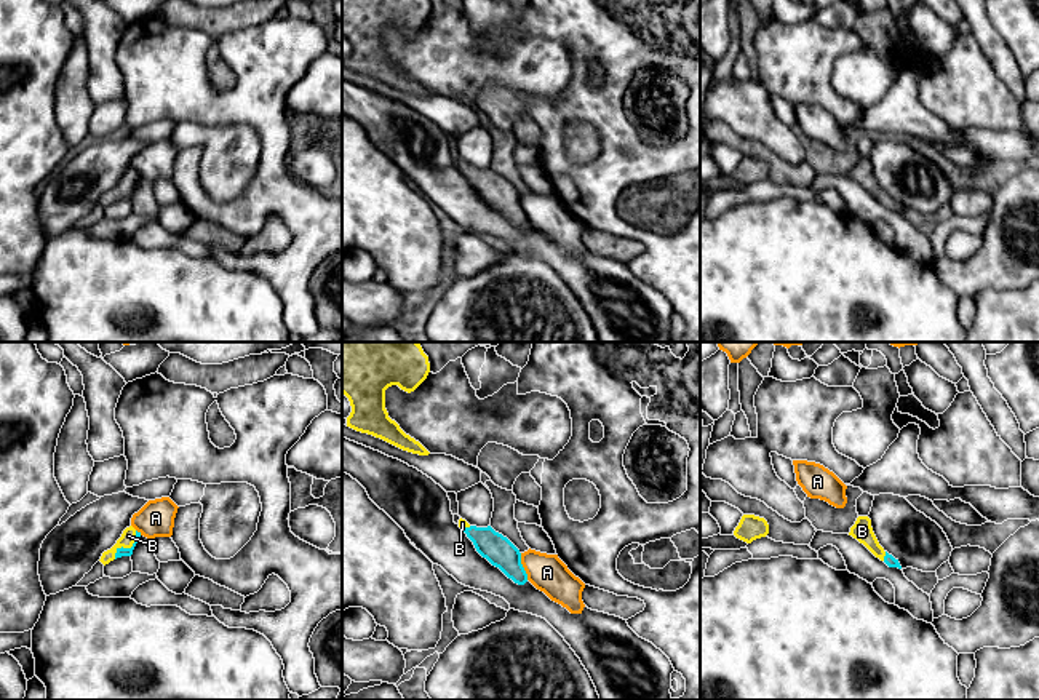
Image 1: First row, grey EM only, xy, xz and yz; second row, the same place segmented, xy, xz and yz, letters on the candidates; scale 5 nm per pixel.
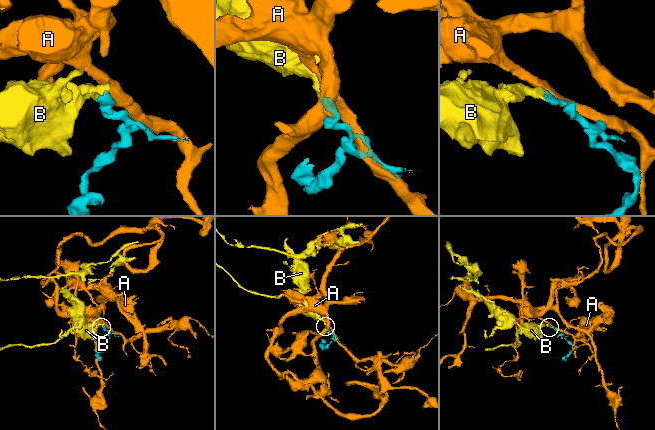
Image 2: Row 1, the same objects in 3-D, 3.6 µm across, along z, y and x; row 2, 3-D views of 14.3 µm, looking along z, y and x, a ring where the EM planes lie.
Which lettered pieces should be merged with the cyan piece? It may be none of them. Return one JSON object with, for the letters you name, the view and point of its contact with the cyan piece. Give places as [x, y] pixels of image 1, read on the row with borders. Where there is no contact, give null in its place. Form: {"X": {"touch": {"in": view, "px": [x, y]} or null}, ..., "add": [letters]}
{"B": {"touch": {"in": "xy", "px": [127, 548]}}, "add": ["B"]}

